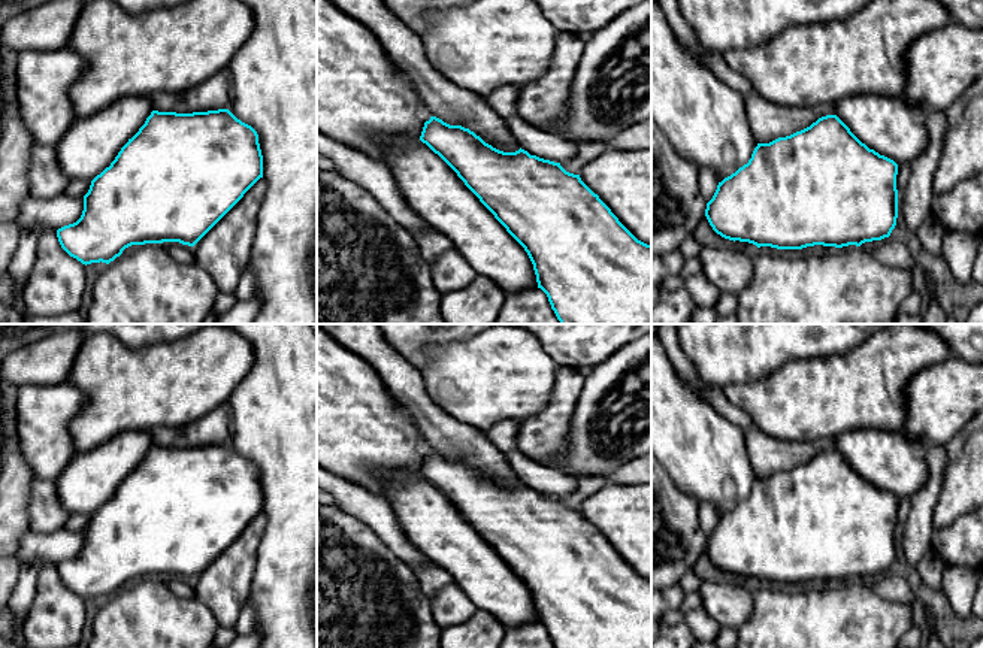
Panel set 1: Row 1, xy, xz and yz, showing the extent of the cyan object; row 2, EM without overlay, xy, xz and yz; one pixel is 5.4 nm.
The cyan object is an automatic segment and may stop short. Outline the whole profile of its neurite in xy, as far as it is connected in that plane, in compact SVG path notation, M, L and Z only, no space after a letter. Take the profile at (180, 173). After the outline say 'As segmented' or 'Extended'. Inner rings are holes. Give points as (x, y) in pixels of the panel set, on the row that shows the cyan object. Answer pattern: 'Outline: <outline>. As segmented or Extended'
Outline: M229 109L176 113L152 110L84 196L81 218L57 230L61 248L82 264L109 264L131 245L179 242L194 246L263 178L257 131Z. As segmented

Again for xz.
Outline: M436 116L424 122L420 140L438 154L465 182L465 185L480 199L480 202L494 215L506 231L524 248L536 275L538 288L541 288L551 305L560 324L651 324L651 245L638 240L611 212L611 209L595 194L580 178L566 172L560 163L530 155L524 149L503 152L486 143L469 128L450 125Z. As segmented

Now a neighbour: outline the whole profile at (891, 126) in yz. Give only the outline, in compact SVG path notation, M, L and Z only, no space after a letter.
M902 94L850 96L838 103L835 115L862 143L898 166L911 163L929 143L928 110L911 105Z

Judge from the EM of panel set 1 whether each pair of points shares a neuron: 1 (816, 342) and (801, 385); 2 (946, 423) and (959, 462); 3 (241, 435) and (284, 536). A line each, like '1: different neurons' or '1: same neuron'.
1: different neurons
2: different neurons
3: same neuron

